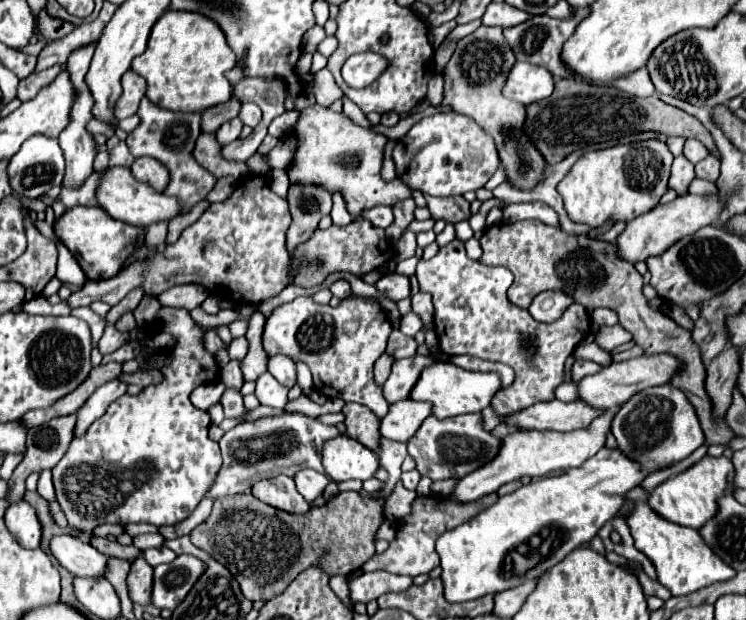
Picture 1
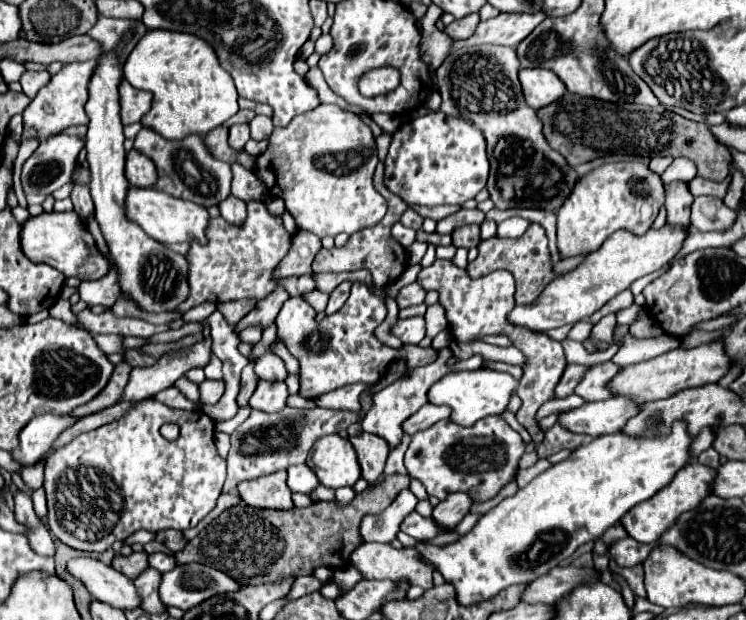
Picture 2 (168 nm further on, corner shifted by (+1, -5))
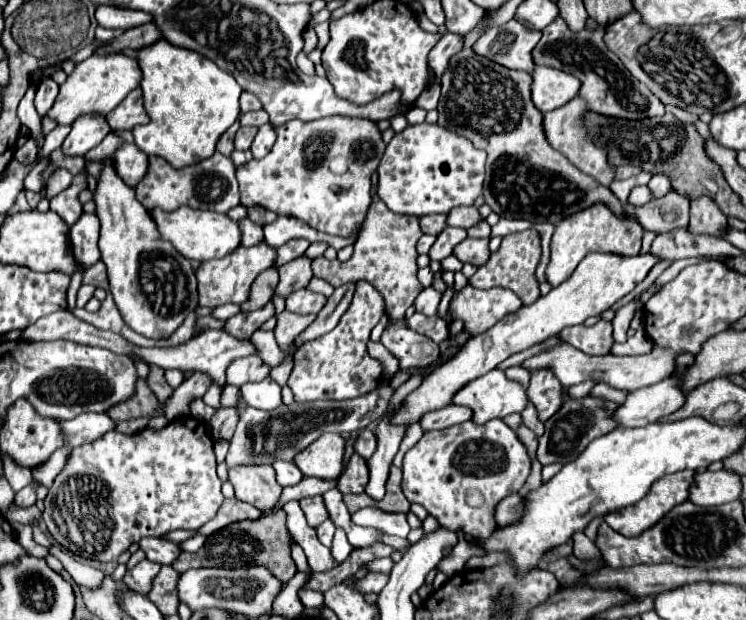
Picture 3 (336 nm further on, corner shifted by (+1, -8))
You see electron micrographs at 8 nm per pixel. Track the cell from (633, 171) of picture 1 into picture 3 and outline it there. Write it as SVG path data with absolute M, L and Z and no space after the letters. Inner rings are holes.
M594 204L570 218L564 218L556 224L556 232L550 242L550 264L546 268L546 282L556 288L562 284L582 262L588 252L604 252L604 254L618 254L618 256L636 256L640 252L642 242L642 226L632 218L616 218L604 204Z

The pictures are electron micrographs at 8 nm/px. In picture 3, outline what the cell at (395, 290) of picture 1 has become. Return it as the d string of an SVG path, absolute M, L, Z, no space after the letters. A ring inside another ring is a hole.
M424 288L424 290L418 294L416 302L414 302L416 312L422 312L422 314L426 314L426 316L436 316L436 314L438 314L438 304L440 304L440 300L442 300L442 292L438 292L438 290L434 290L434 288Z

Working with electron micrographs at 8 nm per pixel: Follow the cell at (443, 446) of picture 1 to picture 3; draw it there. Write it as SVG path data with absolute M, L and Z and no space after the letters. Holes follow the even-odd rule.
M494 418L482 426L474 424L472 420L446 428L446 430L430 430L424 432L422 440L406 452L404 456L404 478L402 478L402 492L414 504L422 504L442 528L452 532L464 532L474 538L490 538L492 532L498 528L494 520L494 510L502 498L512 492L518 492L528 474L530 474L530 458L526 446L518 440L516 432L508 428L502 420Z

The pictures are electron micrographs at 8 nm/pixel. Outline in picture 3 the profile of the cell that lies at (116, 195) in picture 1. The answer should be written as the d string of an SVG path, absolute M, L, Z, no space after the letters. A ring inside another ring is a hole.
M190 206L178 208L178 212L164 212L154 208L152 210L154 222L162 234L162 240L168 240L182 256L196 260L196 262L206 262L214 258L224 258L232 250L236 250L242 242L242 230L238 222L230 220L226 214L210 212L210 210L194 210Z

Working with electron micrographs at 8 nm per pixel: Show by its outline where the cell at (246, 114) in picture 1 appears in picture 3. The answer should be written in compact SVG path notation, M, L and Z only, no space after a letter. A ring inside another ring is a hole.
M264 124L264 126L258 130L258 134L256 134L254 142L252 142L252 148L250 148L252 156L254 156L254 158L264 158L264 156L272 150L274 140L276 140L276 134L274 134L274 130L272 130L272 124Z

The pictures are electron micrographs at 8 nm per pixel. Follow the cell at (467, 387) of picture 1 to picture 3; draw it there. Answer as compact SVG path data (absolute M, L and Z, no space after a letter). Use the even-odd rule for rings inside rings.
M492 370L470 384L466 384L456 396L454 404L462 404L474 410L474 422L484 424L492 418L504 418L514 412L522 412L528 406L526 388L508 380L502 370Z

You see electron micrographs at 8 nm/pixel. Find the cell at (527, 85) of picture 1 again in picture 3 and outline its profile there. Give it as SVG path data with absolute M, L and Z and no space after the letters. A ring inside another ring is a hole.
M536 66L532 78L532 102L540 112L550 112L564 106L582 86L578 78L550 66Z

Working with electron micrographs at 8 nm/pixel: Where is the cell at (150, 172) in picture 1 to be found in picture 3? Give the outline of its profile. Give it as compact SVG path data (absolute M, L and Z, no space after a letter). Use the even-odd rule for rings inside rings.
M122 144L112 154L112 162L116 174L132 188L140 182L140 178L144 178L148 170L148 156L142 154L134 144Z

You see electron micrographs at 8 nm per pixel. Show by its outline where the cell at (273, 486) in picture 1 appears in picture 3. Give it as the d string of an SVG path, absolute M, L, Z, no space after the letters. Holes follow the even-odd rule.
M236 466L228 470L236 498L270 512L282 494L272 466Z

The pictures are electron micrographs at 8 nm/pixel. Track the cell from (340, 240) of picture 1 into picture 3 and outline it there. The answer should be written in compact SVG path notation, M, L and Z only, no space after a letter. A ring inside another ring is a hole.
M371 205L362 222L360 236L354 244L354 254L350 260L326 260L324 256L318 256L312 262L312 270L316 278L322 278L330 282L332 286L342 286L346 282L358 282L368 280L386 300L386 312L390 318L404 318L404 312L414 304L414 298L422 290L422 284L416 278L418 272L418 252L416 242L420 240L420 218L394 214L388 208L371 208Z

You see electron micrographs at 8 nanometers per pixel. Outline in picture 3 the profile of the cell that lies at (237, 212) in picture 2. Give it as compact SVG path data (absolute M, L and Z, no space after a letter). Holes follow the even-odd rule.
M248 218L242 220L240 228L242 228L242 246L256 246L256 244L264 242L262 228L256 226L252 220L248 220Z

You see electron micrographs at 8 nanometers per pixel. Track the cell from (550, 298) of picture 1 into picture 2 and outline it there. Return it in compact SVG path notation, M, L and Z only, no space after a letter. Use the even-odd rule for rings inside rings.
M666 223L660 229L650 229L644 235L630 235L630 231L616 231L602 243L598 251L590 253L574 271L562 275L560 279L554 279L534 303L514 307L514 311L510 313L510 323L542 333L590 317L608 299L624 291L636 279L668 265L682 249L686 237L688 237L686 227L670 227L670 223Z

